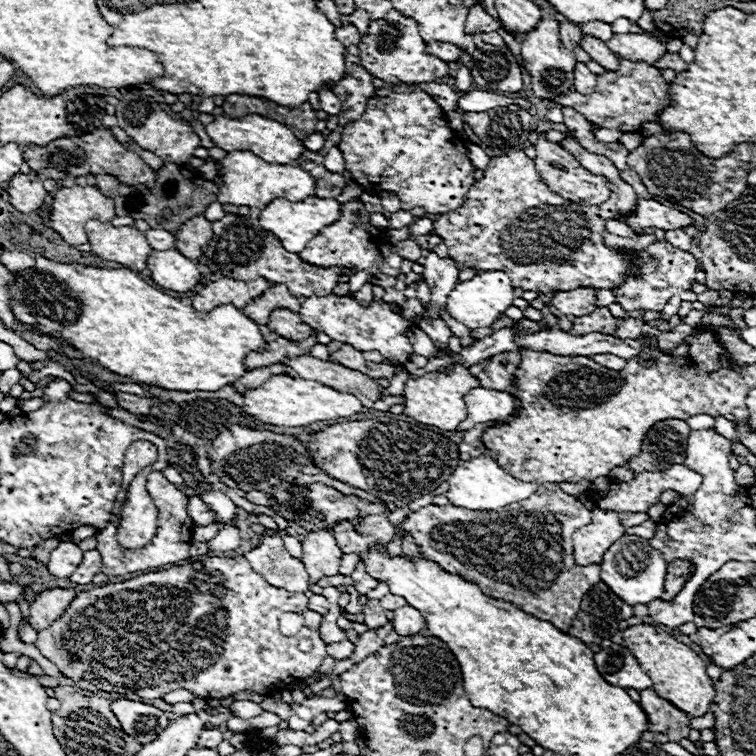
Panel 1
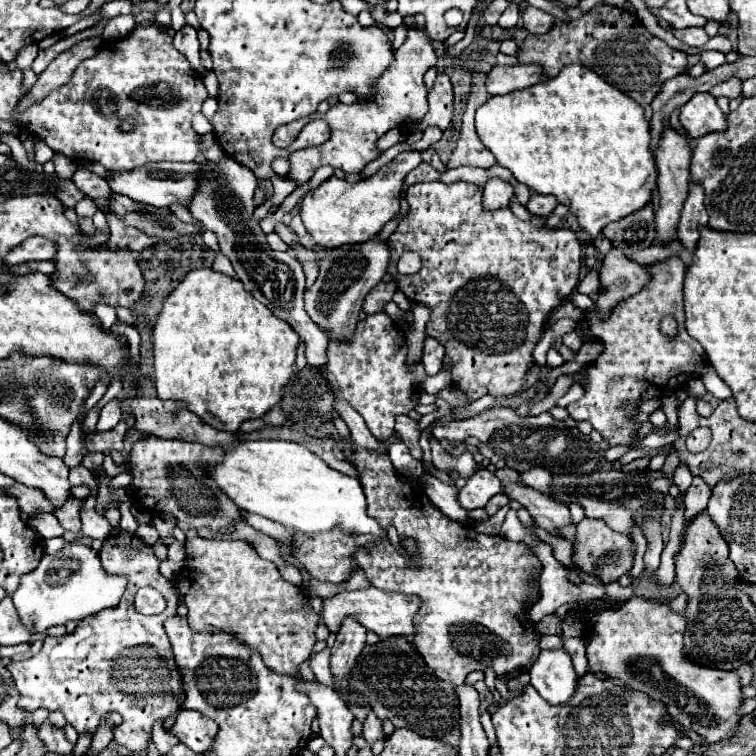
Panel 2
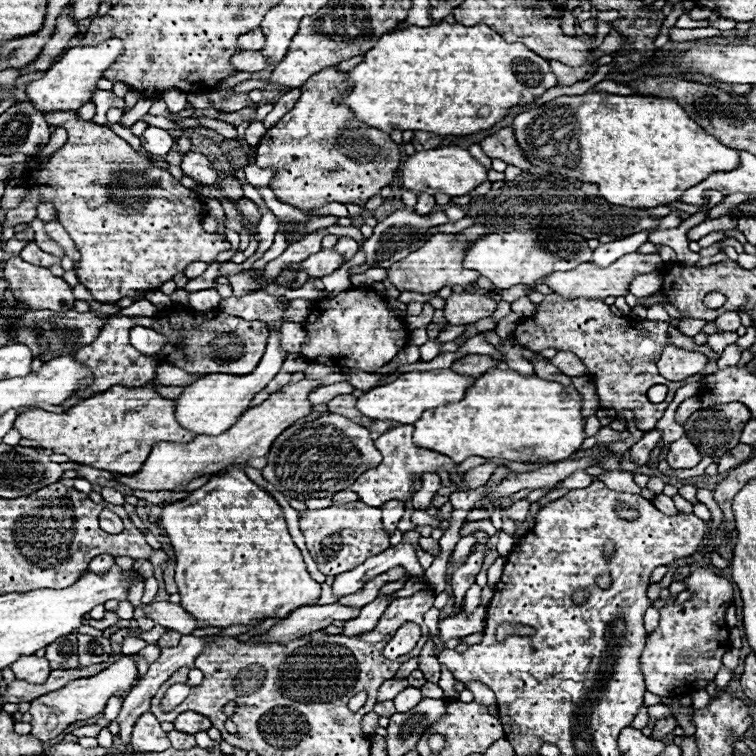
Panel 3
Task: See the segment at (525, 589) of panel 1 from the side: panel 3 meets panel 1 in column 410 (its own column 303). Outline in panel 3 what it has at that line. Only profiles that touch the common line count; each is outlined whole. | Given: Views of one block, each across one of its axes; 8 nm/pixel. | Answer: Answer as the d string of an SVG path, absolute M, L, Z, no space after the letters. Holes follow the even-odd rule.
M328 506L322 510L308 510L300 514L300 530L306 538L306 546L312 558L318 562L318 570L326 576L338 576L354 570L366 558L380 554L388 548L388 532L382 528L382 512L374 506L340 508Z

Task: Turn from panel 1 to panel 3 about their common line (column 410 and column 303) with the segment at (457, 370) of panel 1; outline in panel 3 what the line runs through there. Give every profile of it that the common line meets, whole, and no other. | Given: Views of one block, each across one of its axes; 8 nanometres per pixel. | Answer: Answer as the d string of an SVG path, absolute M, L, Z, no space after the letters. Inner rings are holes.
M300 380L300 382L294 382L294 384L286 384L278 392L270 394L270 398L264 400L260 406L254 406L254 408L246 410L242 414L242 418L230 430L226 430L224 434L220 434L220 436L198 436L196 440L192 440L188 444L160 442L158 446L152 448L144 468L138 474L134 474L134 476L114 474L114 476L122 484L126 484L130 488L138 488L138 490L150 490L150 492L172 490L174 486L188 484L198 476L216 474L216 472L224 470L226 466L242 464L250 458L266 456L272 442L288 426L292 426L296 420L312 414L314 404L308 400L308 396L320 386L322 386L322 382L318 382L318 380Z

